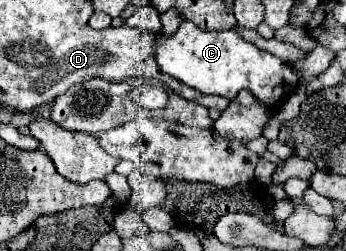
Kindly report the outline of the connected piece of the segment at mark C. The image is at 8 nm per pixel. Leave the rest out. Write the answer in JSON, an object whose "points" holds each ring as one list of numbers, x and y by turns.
{"points":[[183,21,177,33,157,39,155,57,163,73,207,95,233,99,241,89,249,89,265,105,277,105,297,87,297,77,287,63,241,39,235,29,203,31,191,21]]}

